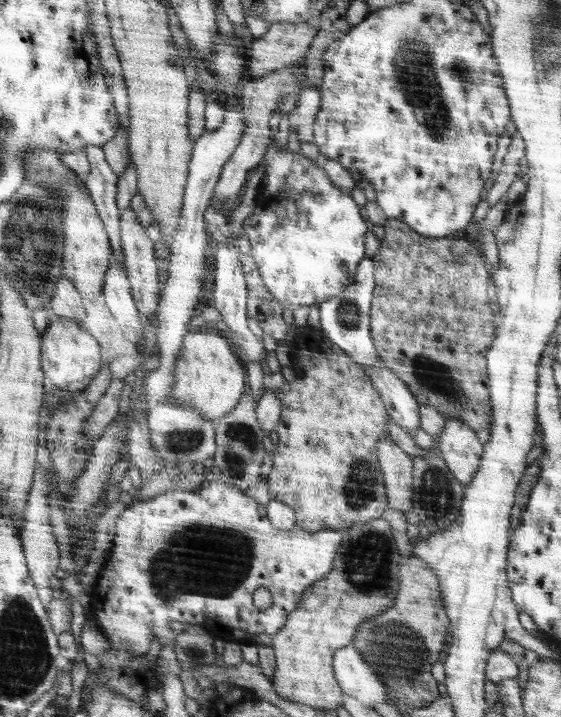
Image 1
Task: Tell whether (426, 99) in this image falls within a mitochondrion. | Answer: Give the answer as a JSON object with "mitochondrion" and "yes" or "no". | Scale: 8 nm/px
{"mitochondrion":"yes"}

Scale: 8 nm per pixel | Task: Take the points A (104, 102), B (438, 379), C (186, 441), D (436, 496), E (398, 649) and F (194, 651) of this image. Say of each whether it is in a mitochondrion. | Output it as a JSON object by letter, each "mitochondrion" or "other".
{"A":"other","B":"mitochondrion","C":"mitochondrion","D":"mitochondrion","E":"mitochondrion","F":"mitochondrion"}

